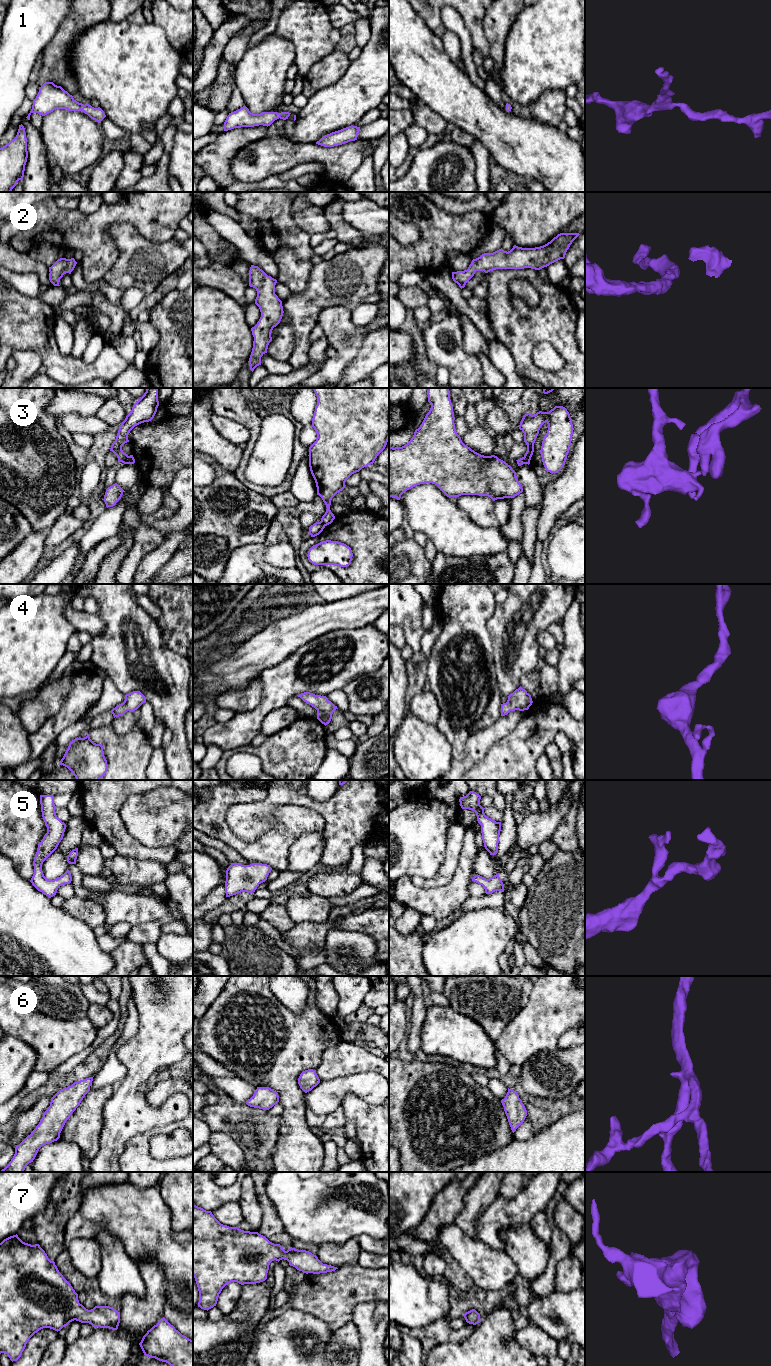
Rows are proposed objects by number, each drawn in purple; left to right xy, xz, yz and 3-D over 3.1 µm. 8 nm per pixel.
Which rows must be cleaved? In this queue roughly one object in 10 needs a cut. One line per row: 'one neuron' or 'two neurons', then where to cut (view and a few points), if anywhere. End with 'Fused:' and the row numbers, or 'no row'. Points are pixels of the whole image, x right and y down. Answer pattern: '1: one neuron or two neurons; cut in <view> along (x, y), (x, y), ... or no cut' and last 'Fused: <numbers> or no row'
1: one neuron; no cut
2: one neuron; no cut
3: two neurons; cut in xz along (320, 521), (325, 525)
4: one neuron; no cut
5: one neuron; no cut
6: one neuron; no cut
7: one neuron; no cut
Fused: 3

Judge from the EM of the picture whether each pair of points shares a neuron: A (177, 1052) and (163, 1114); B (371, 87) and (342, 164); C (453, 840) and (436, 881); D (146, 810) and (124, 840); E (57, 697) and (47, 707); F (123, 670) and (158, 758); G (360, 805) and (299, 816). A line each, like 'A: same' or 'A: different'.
A: same
B: different
C: same
D: different
E: same
F: different
G: different

